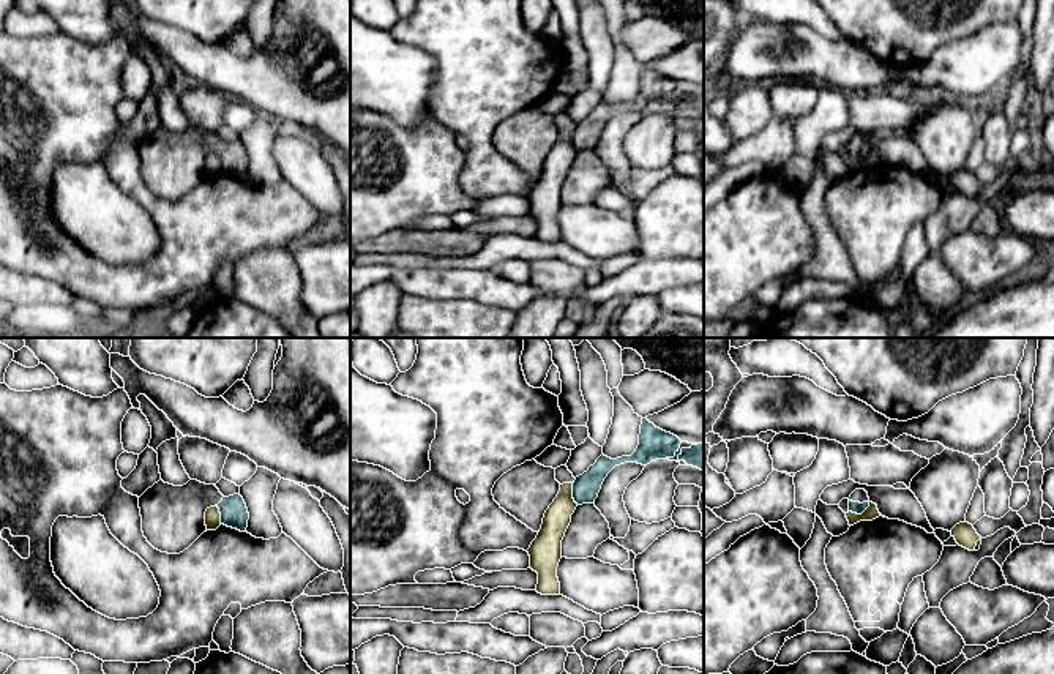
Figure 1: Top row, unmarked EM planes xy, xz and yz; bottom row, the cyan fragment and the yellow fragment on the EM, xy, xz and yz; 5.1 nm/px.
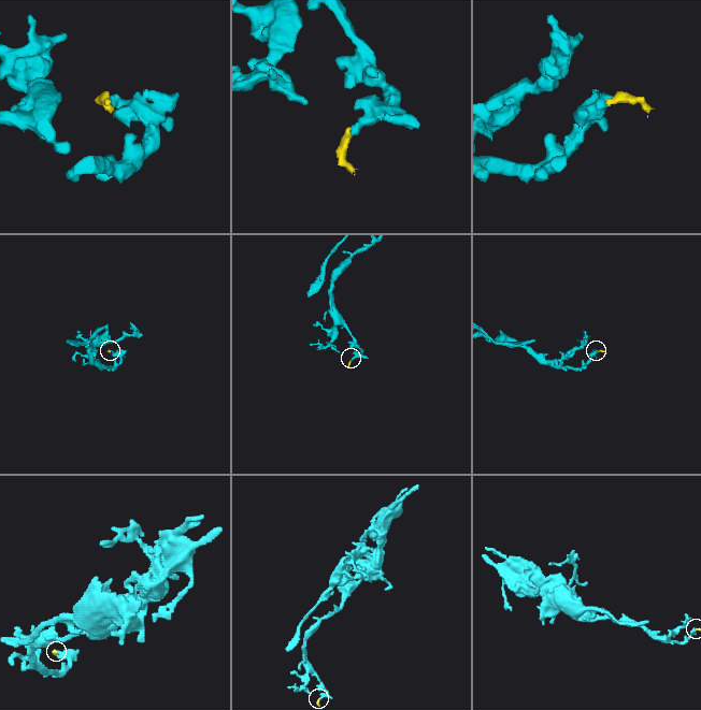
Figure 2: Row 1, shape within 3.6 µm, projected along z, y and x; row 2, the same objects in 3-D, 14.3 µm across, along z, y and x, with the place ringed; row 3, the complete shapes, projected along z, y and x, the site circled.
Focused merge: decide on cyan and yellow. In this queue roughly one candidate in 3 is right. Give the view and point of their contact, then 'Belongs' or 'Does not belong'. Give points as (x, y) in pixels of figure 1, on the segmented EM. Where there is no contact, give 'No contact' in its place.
Touches cyan at yz (860, 513). Does not belong

